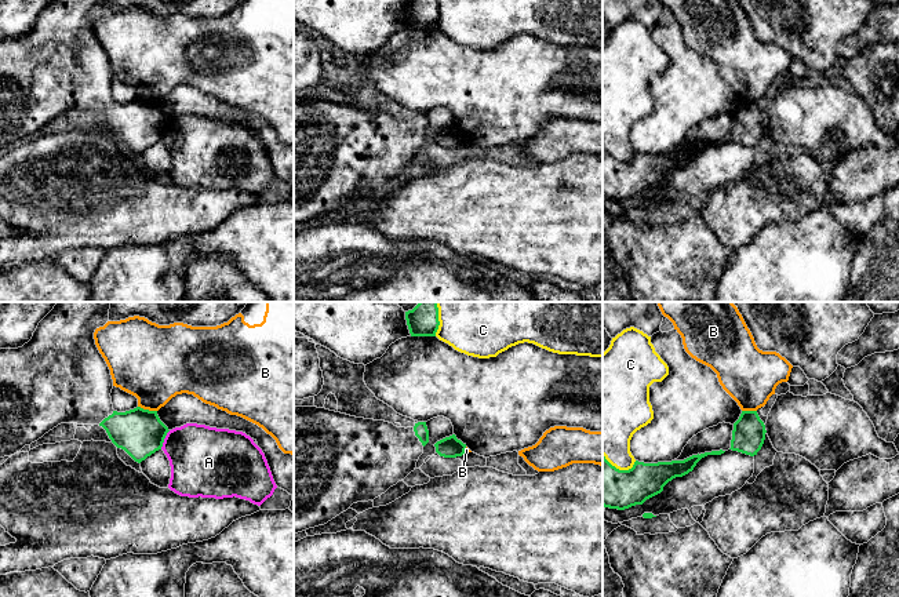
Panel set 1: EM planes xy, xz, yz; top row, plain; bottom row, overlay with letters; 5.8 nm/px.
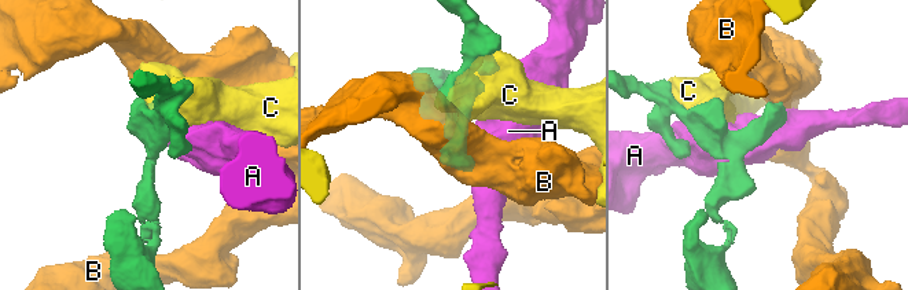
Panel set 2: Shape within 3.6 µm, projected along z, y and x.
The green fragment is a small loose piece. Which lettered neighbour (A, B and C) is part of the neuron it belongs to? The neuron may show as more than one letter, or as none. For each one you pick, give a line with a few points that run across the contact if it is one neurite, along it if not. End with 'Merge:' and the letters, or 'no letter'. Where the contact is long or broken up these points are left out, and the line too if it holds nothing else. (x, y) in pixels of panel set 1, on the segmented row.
Merge: no letter

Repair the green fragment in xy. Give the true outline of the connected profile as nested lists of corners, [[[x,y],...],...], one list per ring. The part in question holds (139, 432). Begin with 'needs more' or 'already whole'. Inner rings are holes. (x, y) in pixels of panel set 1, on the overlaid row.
needs more | [[[57,302],[54,309],[39,323],[32,339],[18,349],[0,349],[0,458],[19,452],[25,445],[41,438],[61,423],[99,425],[112,443],[124,449],[135,462],[161,449],[170,432],[157,411],[137,407],[117,412],[112,404],[113,379],[99,353],[94,332],[109,321],[112,302]]]

